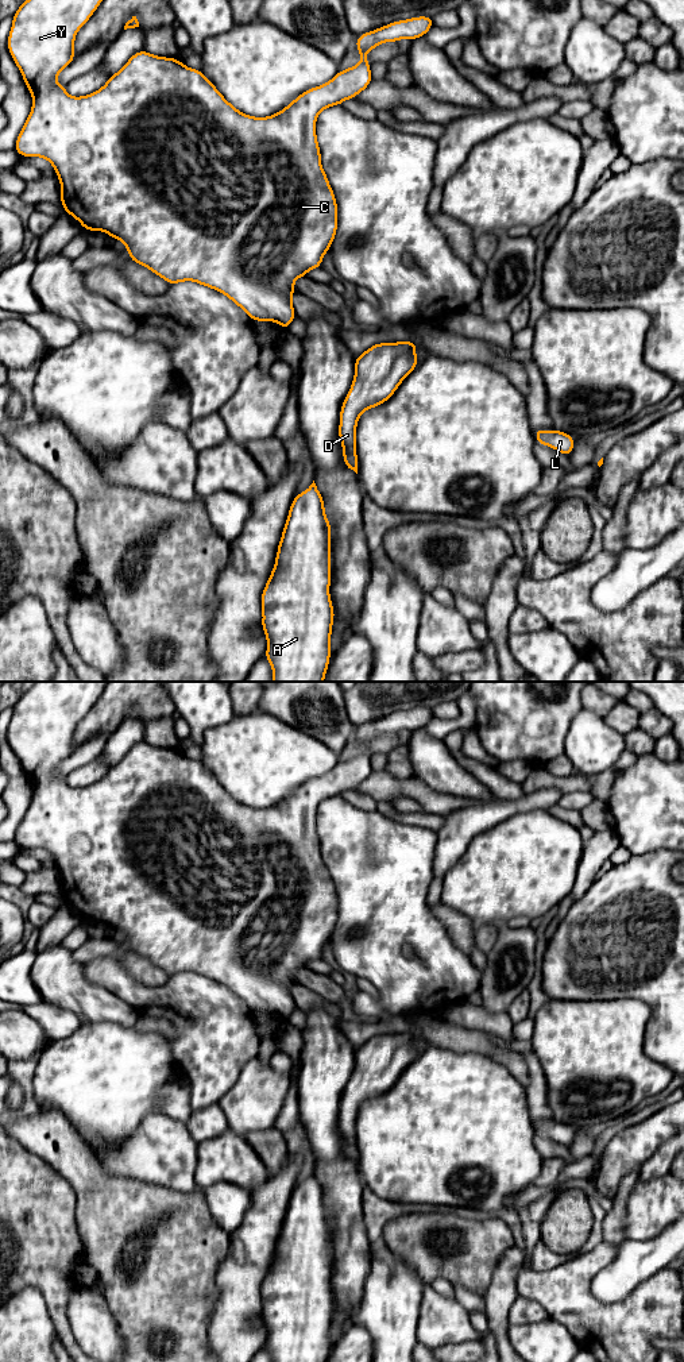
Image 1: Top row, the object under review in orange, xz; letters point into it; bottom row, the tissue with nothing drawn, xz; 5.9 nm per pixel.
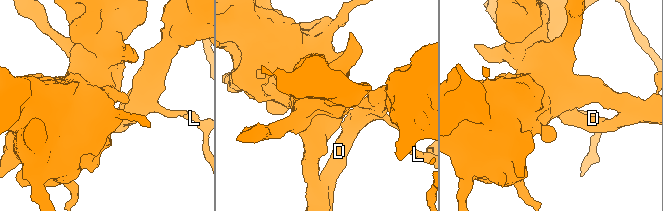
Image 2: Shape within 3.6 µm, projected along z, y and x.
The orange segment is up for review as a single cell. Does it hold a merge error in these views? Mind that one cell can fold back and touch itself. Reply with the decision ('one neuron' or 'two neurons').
one neuron

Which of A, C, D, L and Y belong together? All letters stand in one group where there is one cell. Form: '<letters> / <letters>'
A C D L Y

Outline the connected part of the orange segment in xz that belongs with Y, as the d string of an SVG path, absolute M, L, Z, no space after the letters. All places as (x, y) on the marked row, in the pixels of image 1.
M26 0L12 15L13 22L8 34L8 51L32 94L31 112L15 143L16 153L20 157L40 157L50 161L61 181L61 204L65 212L77 219L85 231L103 231L115 240L121 240L125 244L132 262L150 269L169 285L193 281L202 286L212 288L232 300L254 323L262 320L275 321L283 331L287 331L289 324L297 317L291 304L291 296L295 293L294 281L300 277L306 277L309 270L321 267L324 254L329 251L337 232L337 201L321 166L321 153L316 135L317 116L328 107L341 105L343 101L356 97L371 84L371 63L366 59L370 50L384 42L397 43L402 38L413 40L424 36L433 27L433 18L417 16L398 20L362 34L355 40L358 53L362 57L362 61L358 65L345 70L339 70L328 82L301 93L278 113L266 117L254 117L240 112L228 103L217 88L205 78L201 70L185 66L178 58L158 57L146 50L135 53L117 73L109 77L101 89L88 96L69 96L66 86L58 85L55 77L74 61L76 34L90 19L101 1L103 0Z

